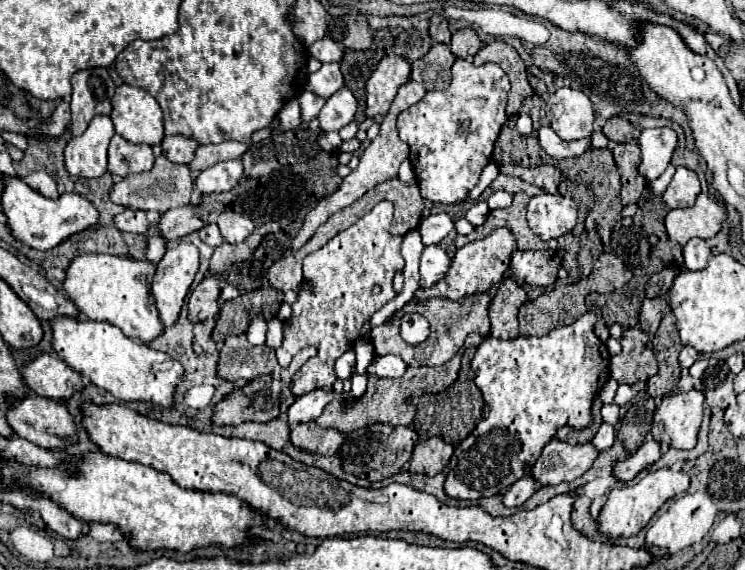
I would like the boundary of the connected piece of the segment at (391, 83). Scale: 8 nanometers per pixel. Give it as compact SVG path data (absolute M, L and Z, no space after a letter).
M387 54L371 78L367 80L365 92L367 92L367 108L365 114L369 118L377 114L385 114L387 108L391 106L391 100L395 98L395 92L399 90L401 84L409 80L411 74L411 64L397 56L397 54Z

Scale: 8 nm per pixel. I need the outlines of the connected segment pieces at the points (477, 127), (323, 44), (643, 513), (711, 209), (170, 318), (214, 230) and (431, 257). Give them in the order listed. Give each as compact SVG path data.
M455 60L447 90L427 92L417 104L397 116L397 132L409 144L409 160L415 168L423 198L457 204L477 186L481 170L491 162L501 126L507 122L505 94L509 94L509 88L509 78L501 66L475 66L469 60Z
M331 38L317 40L309 50L311 50L313 58L317 58L319 62L339 62L343 56L343 48L337 42L333 42Z
M659 468L655 472L649 472L645 478L641 478L633 486L623 486L611 490L605 506L601 508L601 514L597 518L597 530L607 538L629 538L639 534L651 516L673 496L683 494L689 488L689 476L685 472L675 472L671 468Z
M699 194L693 208L671 210L665 216L665 228L669 238L685 246L693 236L699 236L703 240L713 238L721 230L723 218L725 208L715 200L711 200L709 196Z
M179 242L177 246L169 246L167 252L163 254L161 262L157 264L157 270L155 270L155 276L153 276L153 282L149 288L151 288L151 296L155 300L155 306L159 310L159 318L165 326L175 324L197 270L199 270L199 250L191 242Z
M207 222L207 224L199 230L199 236L201 236L201 240L203 240L205 244L209 244L209 246L219 246L219 244L223 242L223 238L221 238L219 228L217 228L215 222Z
M435 244L425 246L425 250L421 254L421 262L419 262L419 266L421 266L421 288L427 288L427 286L439 282L445 276L449 264L451 264L451 258L447 256L445 250L441 250Z

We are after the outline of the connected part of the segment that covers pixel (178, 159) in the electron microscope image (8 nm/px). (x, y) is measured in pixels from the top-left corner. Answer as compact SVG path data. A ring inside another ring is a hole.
M165 136L163 142L163 156L175 164L187 164L191 162L193 152L199 148L199 144L185 136Z

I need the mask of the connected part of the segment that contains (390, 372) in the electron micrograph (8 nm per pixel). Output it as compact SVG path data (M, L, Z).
M375 356L367 368L367 374L377 378L401 378L405 374L407 364L399 360L399 356Z

